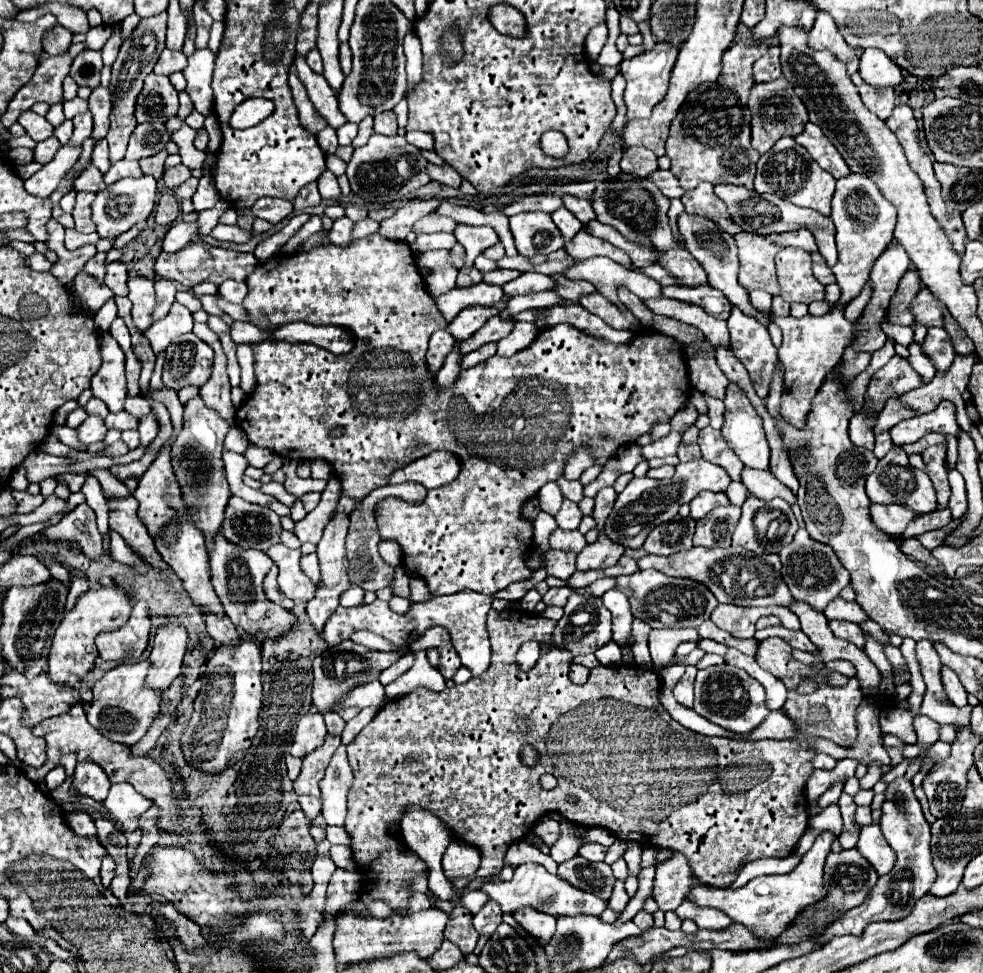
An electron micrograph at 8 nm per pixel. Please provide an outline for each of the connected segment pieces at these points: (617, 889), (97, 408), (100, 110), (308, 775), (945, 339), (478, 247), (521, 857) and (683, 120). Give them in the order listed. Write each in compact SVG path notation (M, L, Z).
M615 880L615 886L613 886L613 894L611 894L611 900L609 900L609 908L611 910L623 910L629 902L629 896L625 892L625 882L623 880Z
M91 398L91 400L85 404L85 412L87 412L87 414L95 414L95 416L99 414L101 418L105 418L105 416L109 414L105 402L101 402L99 398Z
M97 86L93 88L91 96L89 96L89 110L93 114L95 126L93 126L93 138L101 140L105 138L107 130L109 130L109 114L111 114L113 102L111 102L111 90Z
M325 736L325 742L315 748L315 752L309 752L303 760L303 768L299 778L293 782L293 788L297 794L315 794L319 796L319 782L325 776L325 768L333 756L333 752L339 748L341 740L339 736Z
M929 328L927 336L925 336L925 342L923 342L923 352L933 360L935 368L939 372L949 370L949 366L955 358L951 338L943 328Z
M459 224L455 228L457 242L467 250L465 266L473 266L473 260L489 246L495 246L499 242L499 236L491 226L465 226Z
M521 840L521 842L511 844L511 848L507 850L507 856L505 856L505 864L513 866L513 868L519 866L519 864L523 864L523 862L539 862L551 874L557 874L555 860L549 854L543 854L535 844L529 844L527 840Z
M749 40L749 42L735 42L725 54L723 54L723 72L721 78L717 80L717 84L711 86L711 90L715 94L709 94L709 84L701 84L699 88L695 88L685 104L681 106L679 114L673 118L671 122L671 132L667 138L667 156L671 158L671 172L679 178L681 186L685 190L695 188L699 182L711 182L711 184L719 184L719 182L729 182L729 184L737 184L737 186L745 186L745 188L753 188L753 176L755 176L755 164L759 160L759 154L751 148L751 110L747 108L747 100L753 88L753 62L757 58L763 56L763 52L767 52L769 44L767 40Z

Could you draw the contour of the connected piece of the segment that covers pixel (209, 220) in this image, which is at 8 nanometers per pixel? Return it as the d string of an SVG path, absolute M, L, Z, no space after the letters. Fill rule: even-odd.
M221 198L213 208L199 212L199 218L197 218L197 222L199 222L199 234L203 234L203 236L209 234L209 232L219 224L219 216L221 216L227 208L229 208L229 202Z

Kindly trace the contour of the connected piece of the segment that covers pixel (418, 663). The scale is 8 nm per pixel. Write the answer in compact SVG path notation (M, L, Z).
M423 650L415 652L415 664L407 670L407 674L401 674L397 680L385 686L387 698L399 698L403 694L409 694L411 690L425 686L435 692L441 692L445 688L445 678L437 668L433 668L425 656Z

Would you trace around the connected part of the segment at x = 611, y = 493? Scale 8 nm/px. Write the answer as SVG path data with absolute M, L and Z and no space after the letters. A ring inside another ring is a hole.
M603 488L597 496L595 496L595 510L593 510L593 518L597 522L597 528L599 532L603 532L603 524L605 524L605 518L609 516L611 508L613 508L613 502L617 498L617 492L613 488Z

